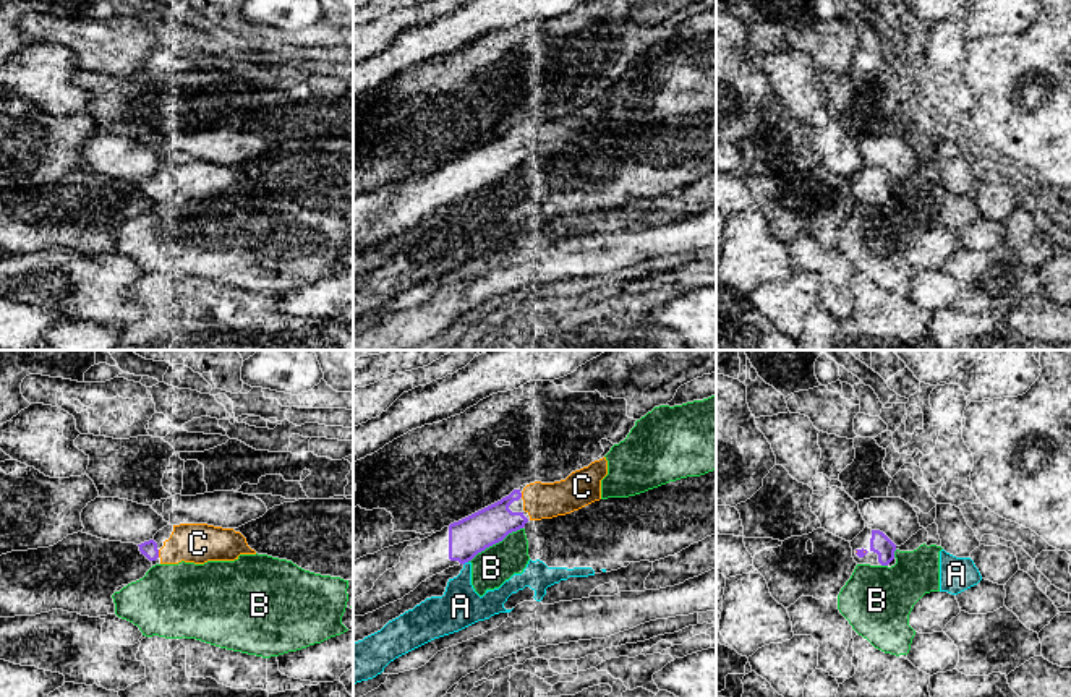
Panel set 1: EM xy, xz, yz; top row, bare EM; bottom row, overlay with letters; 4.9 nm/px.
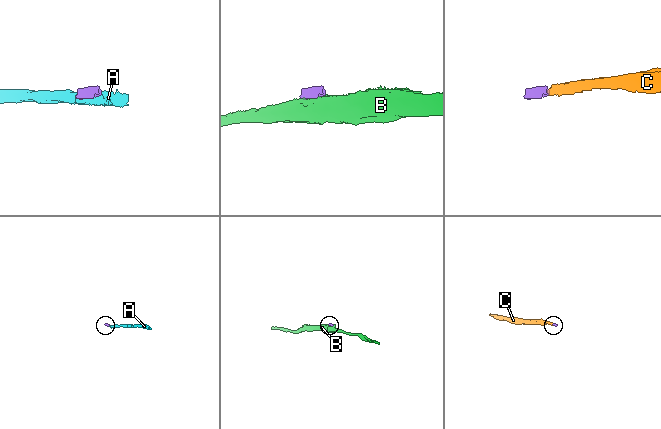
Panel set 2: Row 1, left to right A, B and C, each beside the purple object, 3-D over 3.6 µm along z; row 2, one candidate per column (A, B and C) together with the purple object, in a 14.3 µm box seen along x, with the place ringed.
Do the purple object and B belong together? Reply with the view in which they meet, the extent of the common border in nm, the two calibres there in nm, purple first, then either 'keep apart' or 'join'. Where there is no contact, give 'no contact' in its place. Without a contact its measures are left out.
meets purple in xz; contact 320 nm long; 190 nm thick on the purple side, 190 nm on the other; keep apart

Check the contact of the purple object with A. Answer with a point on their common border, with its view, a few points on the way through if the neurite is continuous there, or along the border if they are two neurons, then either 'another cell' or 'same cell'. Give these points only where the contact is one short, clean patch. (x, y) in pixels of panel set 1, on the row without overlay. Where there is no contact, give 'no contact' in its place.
contact xz (465, 198); border xz (467, 198), (464, 201); another cell

